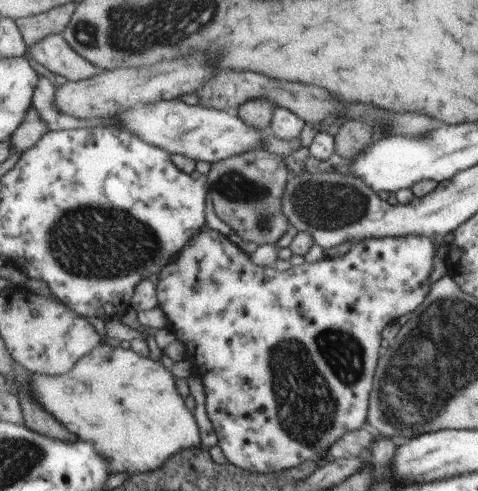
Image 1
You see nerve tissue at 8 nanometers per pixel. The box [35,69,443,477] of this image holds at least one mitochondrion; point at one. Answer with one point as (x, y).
(306, 378)

